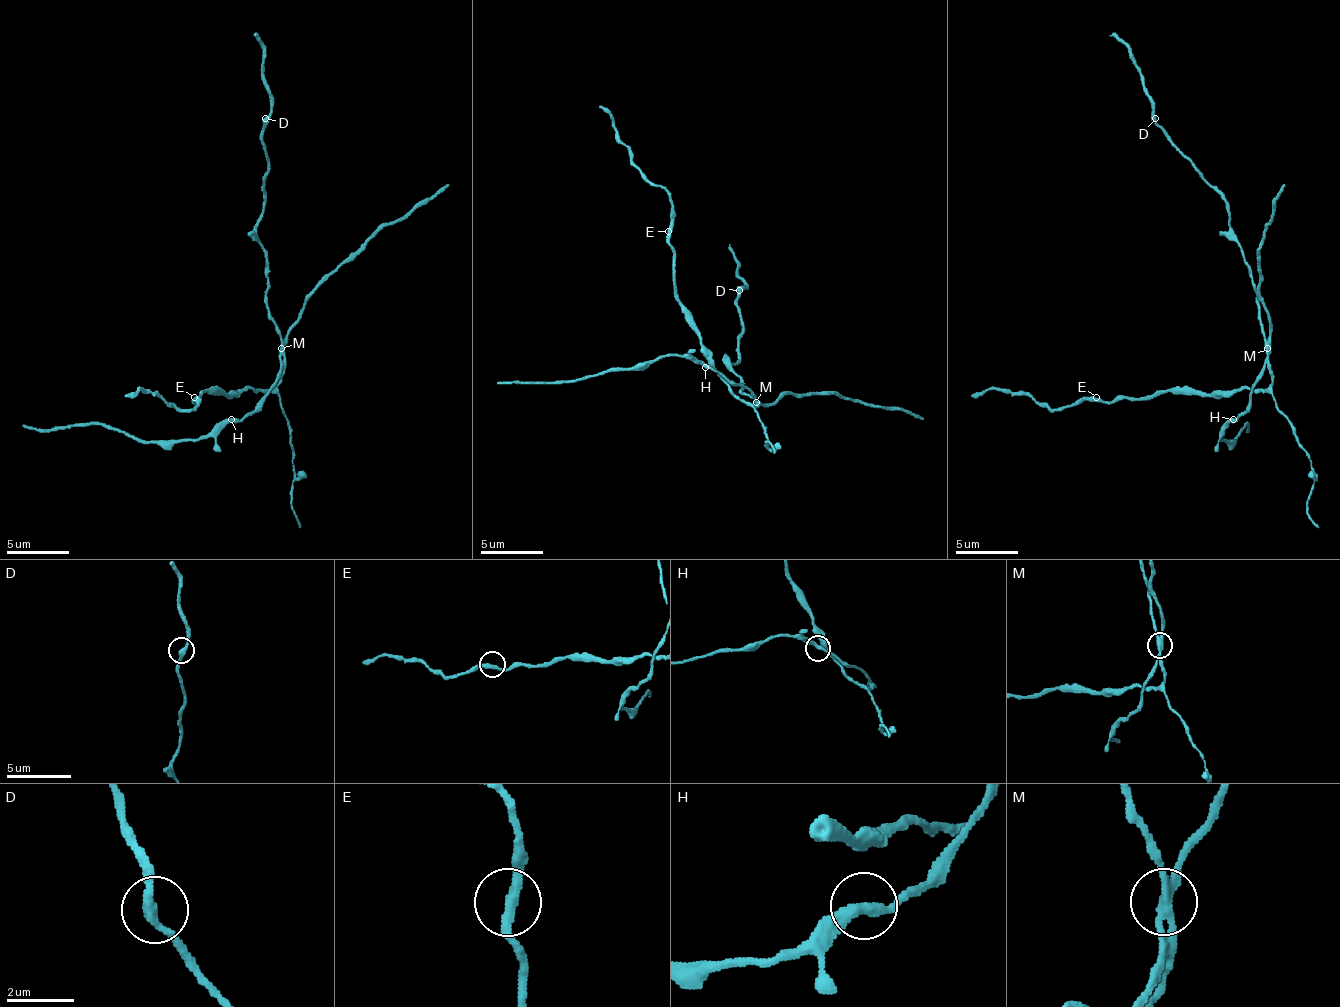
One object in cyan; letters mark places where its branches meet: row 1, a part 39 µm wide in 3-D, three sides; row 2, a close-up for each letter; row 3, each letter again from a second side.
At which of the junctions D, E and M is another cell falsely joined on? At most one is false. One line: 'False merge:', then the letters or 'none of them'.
False merge: M

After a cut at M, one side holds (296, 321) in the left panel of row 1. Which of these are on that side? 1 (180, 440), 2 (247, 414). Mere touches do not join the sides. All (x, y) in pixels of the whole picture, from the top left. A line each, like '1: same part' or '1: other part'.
1: same part
2: same part

